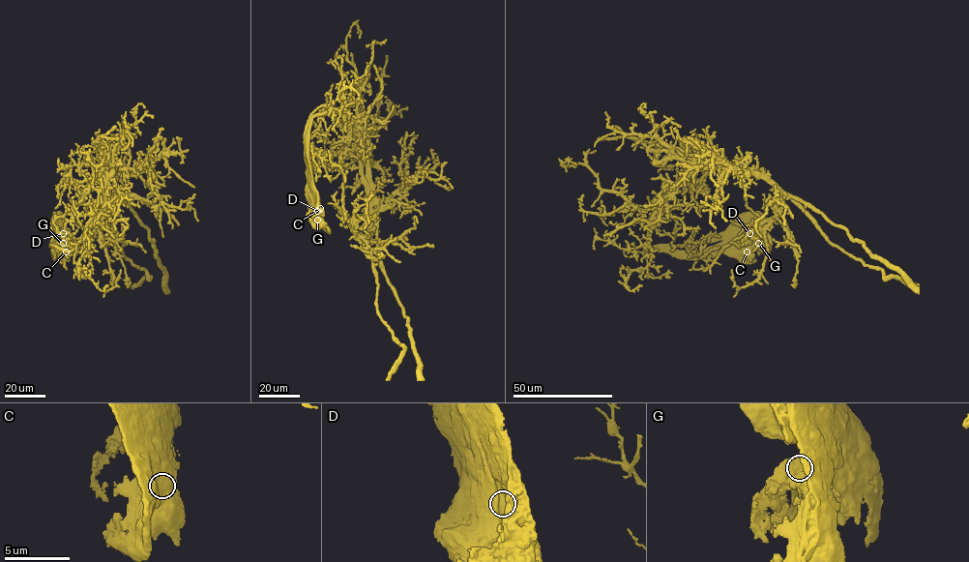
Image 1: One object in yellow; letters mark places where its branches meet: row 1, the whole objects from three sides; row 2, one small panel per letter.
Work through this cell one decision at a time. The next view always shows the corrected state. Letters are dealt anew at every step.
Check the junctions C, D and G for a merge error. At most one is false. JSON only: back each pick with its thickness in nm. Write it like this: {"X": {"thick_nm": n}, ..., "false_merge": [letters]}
{"D": {"thick_nm": 1300}, "false_merge": ["D"]}

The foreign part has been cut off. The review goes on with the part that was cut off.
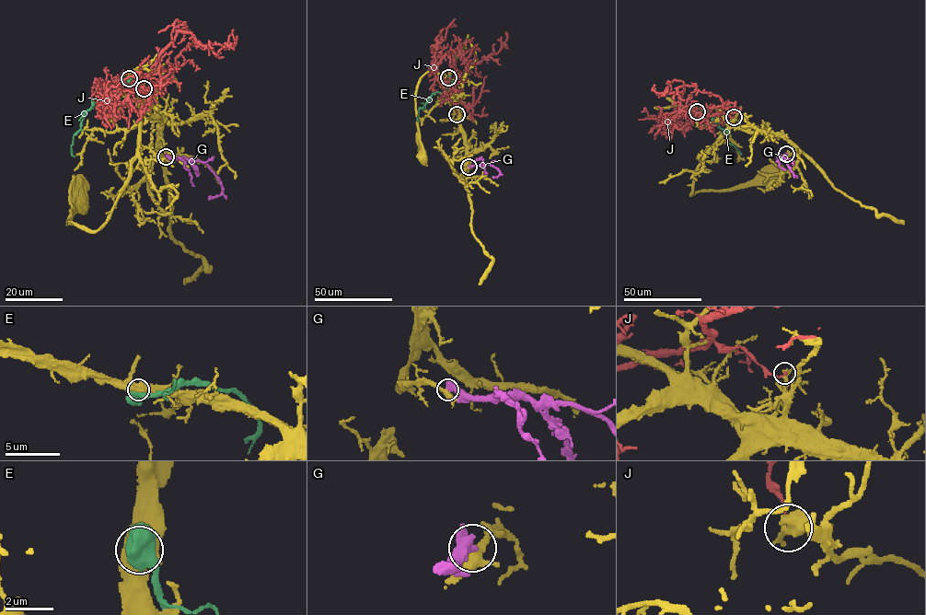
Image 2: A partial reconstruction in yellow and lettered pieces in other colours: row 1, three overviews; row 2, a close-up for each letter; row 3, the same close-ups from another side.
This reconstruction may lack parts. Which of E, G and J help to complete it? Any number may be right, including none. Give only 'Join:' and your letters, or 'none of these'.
Join: none of these

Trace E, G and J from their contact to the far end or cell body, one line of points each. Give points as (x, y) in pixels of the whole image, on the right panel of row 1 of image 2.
E: (697, 111), (710, 111), (713, 115), (713, 122), (725, 133), (728, 142), (741, 154)
G: (786, 154), (783, 157), (796, 178)
J: (734, 117), (713, 114), (684, 129), (672, 119), (683, 87), (675, 93), (660, 93), (652, 90), (654, 85)

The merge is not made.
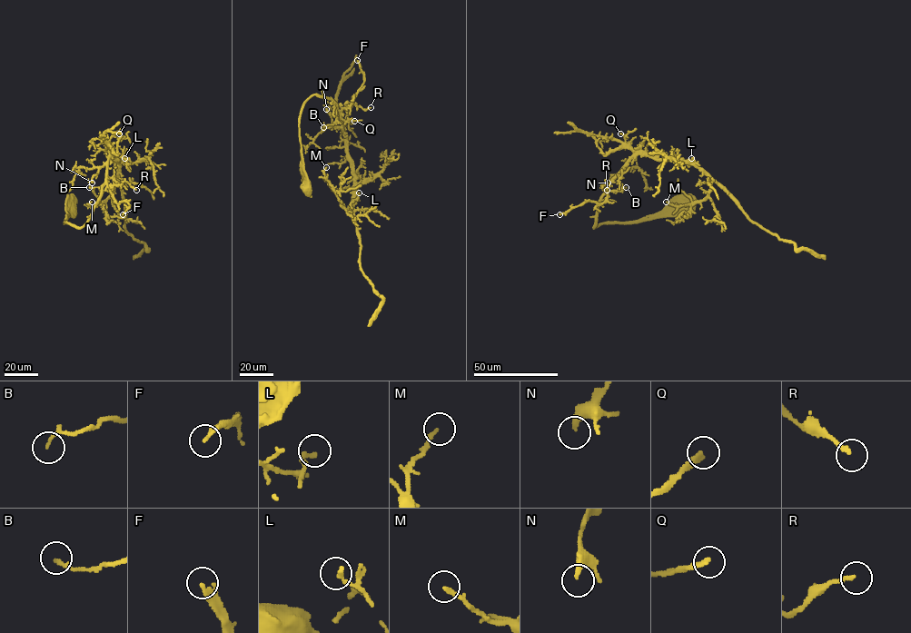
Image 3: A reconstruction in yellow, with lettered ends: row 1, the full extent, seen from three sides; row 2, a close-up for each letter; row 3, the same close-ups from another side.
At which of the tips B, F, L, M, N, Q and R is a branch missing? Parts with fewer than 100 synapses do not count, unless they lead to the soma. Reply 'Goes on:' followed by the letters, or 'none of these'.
Goes on: none of these

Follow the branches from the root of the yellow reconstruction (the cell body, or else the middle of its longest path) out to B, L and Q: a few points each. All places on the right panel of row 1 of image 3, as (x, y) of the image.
B: (688, 209), (648, 220), (603, 222), (594, 227), (602, 194), (606, 191), (620, 191), (626, 187)
L: (688, 209), (594, 227), (607, 185), (632, 156), (691, 158)
Q: (688, 209), (648, 220), (603, 222), (594, 227), (601, 196), (634, 153), (626, 143), (625, 136), (620, 133)

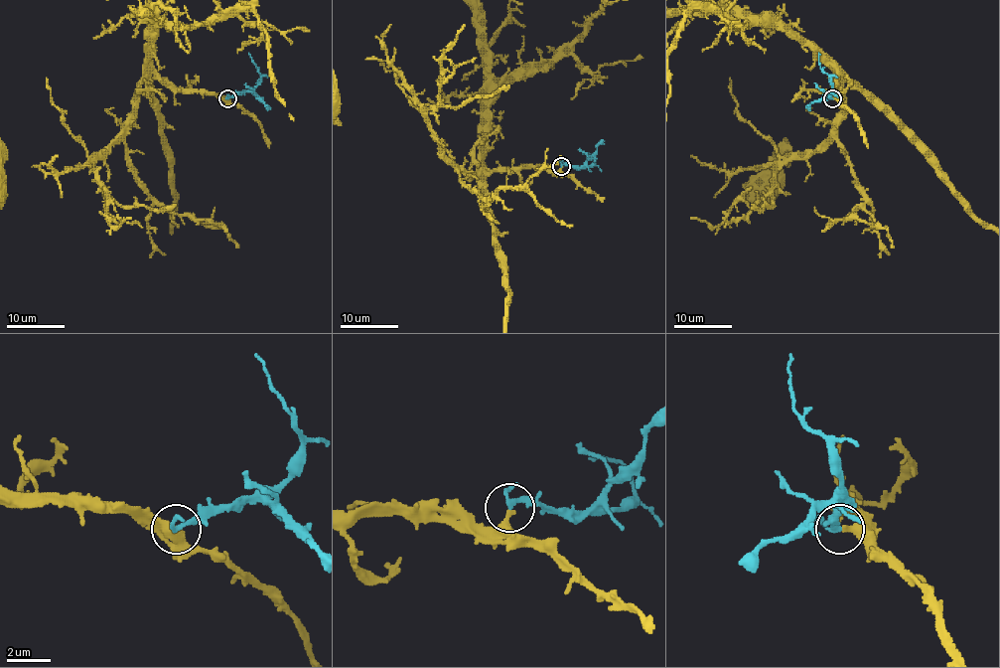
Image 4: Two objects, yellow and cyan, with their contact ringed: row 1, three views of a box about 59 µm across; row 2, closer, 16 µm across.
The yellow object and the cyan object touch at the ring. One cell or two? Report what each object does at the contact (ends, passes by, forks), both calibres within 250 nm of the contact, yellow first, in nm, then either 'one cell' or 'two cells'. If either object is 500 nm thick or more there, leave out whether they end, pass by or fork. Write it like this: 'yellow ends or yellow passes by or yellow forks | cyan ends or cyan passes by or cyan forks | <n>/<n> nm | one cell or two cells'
yellow ends | cyan passes by | 360/170 nm | one cell

